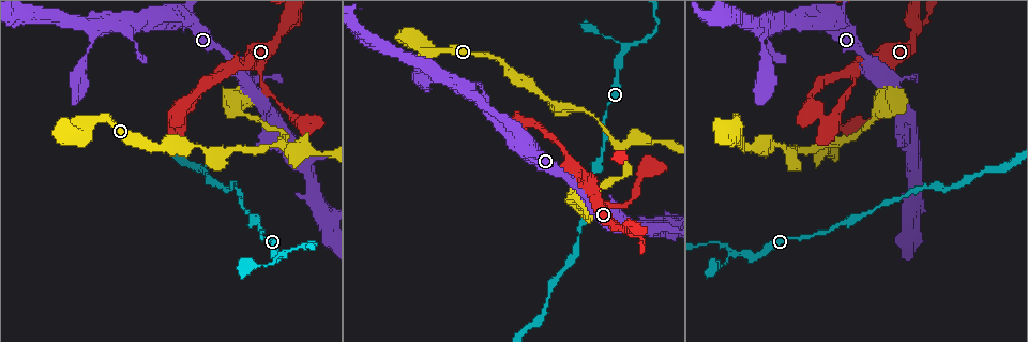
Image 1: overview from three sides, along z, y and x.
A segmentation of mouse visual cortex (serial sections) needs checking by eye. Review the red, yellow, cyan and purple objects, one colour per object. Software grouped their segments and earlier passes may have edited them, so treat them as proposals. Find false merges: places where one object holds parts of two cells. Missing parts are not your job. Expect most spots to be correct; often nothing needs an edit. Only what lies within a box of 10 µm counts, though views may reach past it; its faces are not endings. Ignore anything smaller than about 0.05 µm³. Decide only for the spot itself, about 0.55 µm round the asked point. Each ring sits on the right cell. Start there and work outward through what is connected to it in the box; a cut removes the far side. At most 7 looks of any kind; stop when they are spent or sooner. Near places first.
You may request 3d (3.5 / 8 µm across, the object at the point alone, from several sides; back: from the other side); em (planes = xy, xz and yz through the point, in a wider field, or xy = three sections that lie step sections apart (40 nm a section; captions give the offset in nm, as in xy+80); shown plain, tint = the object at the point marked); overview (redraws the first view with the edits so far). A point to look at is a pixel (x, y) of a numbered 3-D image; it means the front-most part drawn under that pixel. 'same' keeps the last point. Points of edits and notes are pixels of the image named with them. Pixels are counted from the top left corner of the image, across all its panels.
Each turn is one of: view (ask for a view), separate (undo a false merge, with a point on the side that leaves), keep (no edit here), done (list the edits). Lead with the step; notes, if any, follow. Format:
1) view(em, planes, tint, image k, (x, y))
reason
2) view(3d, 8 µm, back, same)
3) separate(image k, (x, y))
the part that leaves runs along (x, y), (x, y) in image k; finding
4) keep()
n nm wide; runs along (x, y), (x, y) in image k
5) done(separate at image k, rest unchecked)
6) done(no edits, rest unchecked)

view(em, xy, step 3, tint, image 1, (281, 256))
sharp bend

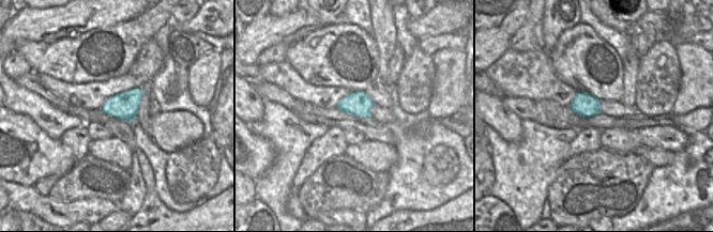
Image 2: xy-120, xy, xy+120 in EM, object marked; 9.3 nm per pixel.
view(3d, 3.5 µm, same)

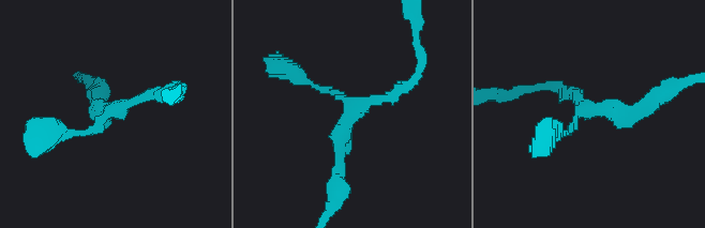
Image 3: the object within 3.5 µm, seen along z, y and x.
keep()
arms of 100, 200, 200 nm; runs along (98, 103), (114, 109), (94, 130), (61, 130) in image 3; all the same cell

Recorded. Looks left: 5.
view(3d, 3.5 µm, image 1, (916, 22))

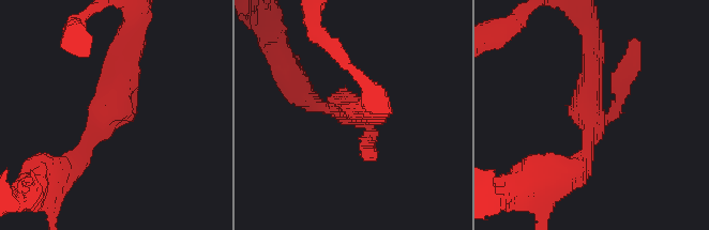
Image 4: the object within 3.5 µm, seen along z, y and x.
view(em, xy, step 5, tint, image 4, (105, 111))

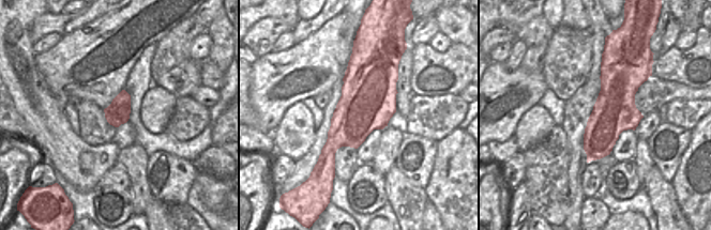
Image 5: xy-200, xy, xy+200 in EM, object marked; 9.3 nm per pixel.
keep()
arms of 150, 200, 300 nm; runs along (64, 169), (140, 71) in image 4; continuous, no second cell

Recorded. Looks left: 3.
view(3d, 3.5 µm, back, image 1, (205, 149))
a fork

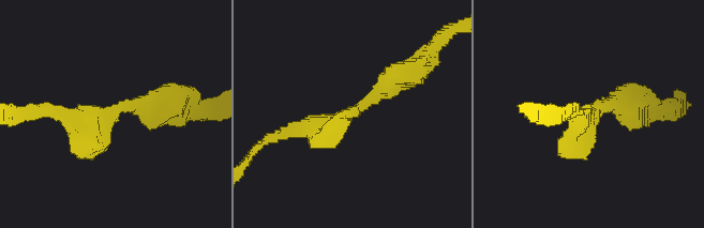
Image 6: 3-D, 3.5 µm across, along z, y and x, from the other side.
view(em, xy, step 3, tint, image 6, (107, 117))

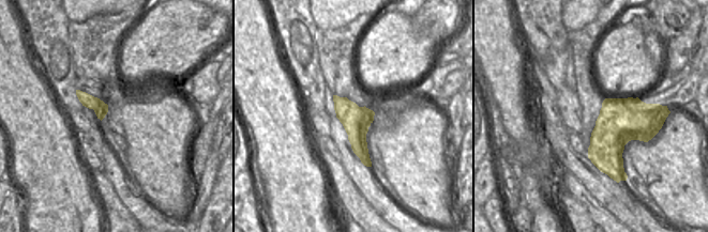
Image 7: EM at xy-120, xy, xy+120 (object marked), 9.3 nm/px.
view(em, xy, step 5, tint, same)

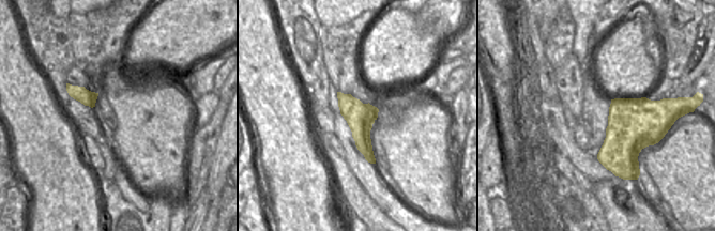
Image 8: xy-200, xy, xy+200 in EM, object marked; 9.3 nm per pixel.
keep()
runs along (402, 73), (333, 125), (284, 133) in image 6; one cell here

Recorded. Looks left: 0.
done(no edits, rest unchecked)

